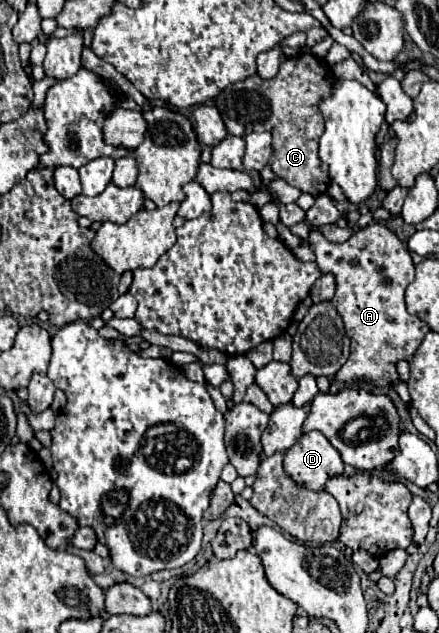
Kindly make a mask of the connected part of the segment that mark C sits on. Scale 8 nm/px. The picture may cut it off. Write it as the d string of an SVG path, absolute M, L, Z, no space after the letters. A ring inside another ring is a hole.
M315 55L289 57L273 79L251 75L223 89L215 97L215 107L231 135L245 135L245 131L269 131L273 135L275 157L271 169L289 185L313 197L329 187L329 169L317 155L319 137L323 135L323 115L319 113L319 99L327 97L333 85L331 69Z

